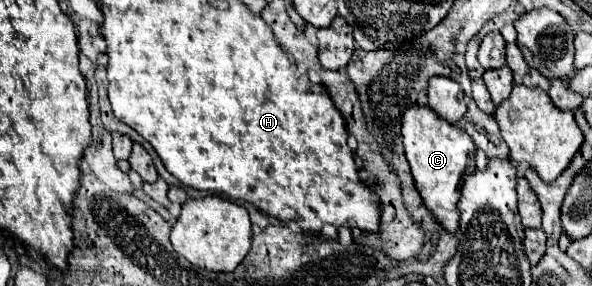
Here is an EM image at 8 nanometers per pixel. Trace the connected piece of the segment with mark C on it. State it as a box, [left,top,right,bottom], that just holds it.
[403,104,475,232]

